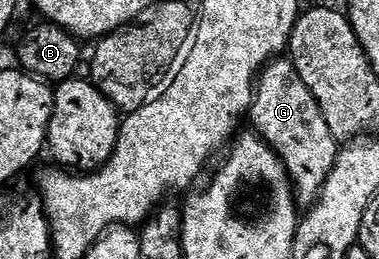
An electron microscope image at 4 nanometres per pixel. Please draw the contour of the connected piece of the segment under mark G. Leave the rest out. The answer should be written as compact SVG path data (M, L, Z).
M289 57L271 59L257 76L248 123L254 126L251 127L253 134L263 139L282 159L299 208L313 207L328 173L332 173L340 143L332 129L328 129L324 113L320 113L320 105L316 105L316 97L312 97L312 89L304 85Z

